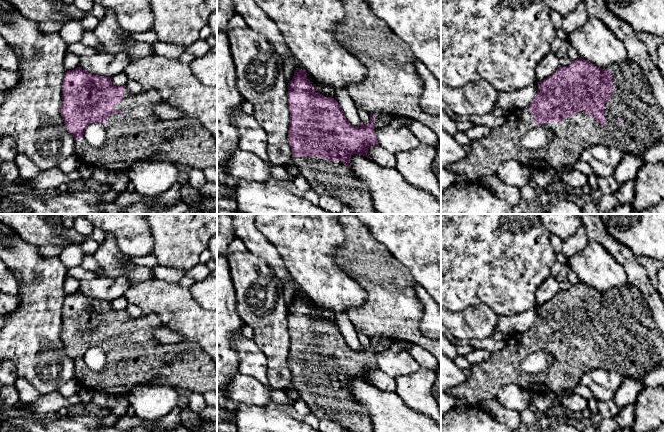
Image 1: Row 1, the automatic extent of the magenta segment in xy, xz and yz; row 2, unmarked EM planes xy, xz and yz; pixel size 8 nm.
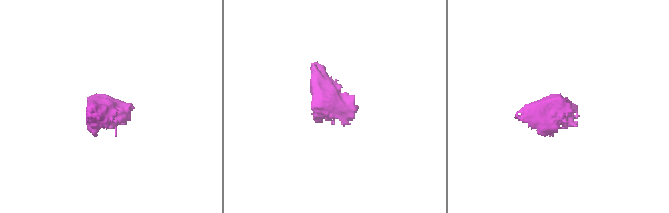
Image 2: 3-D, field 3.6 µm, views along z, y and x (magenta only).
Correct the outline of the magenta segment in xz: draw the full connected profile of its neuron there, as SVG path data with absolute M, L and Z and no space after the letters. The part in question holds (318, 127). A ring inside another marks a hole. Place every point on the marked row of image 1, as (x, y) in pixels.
M304 69L294 71L288 83L287 95L290 111L288 143L292 149L292 163L298 168L299 174L319 196L337 198L343 205L352 208L353 214L378 214L367 185L354 176L349 162L354 154L370 158L367 149L379 145L375 130L388 126L391 116L375 112L370 114L369 123L362 122L360 127L351 125L334 98L314 92L314 86L307 79Z

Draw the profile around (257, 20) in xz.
M233 0L233 3L235 13L245 19L251 30L266 36L271 46L283 60L292 57L295 70L304 69L306 71L302 63L293 56L277 25L258 6L256 0Z

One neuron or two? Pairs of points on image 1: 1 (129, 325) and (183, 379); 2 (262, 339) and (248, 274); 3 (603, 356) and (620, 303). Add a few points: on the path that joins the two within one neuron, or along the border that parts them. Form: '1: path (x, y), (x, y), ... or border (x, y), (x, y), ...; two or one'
1: path (129, 343), (152, 367), (158, 372), (165, 373); one
2: path (261, 323), (243, 302), (242, 295), (245, 290); one
3: path (603, 343), (603, 322), (609, 316); one

